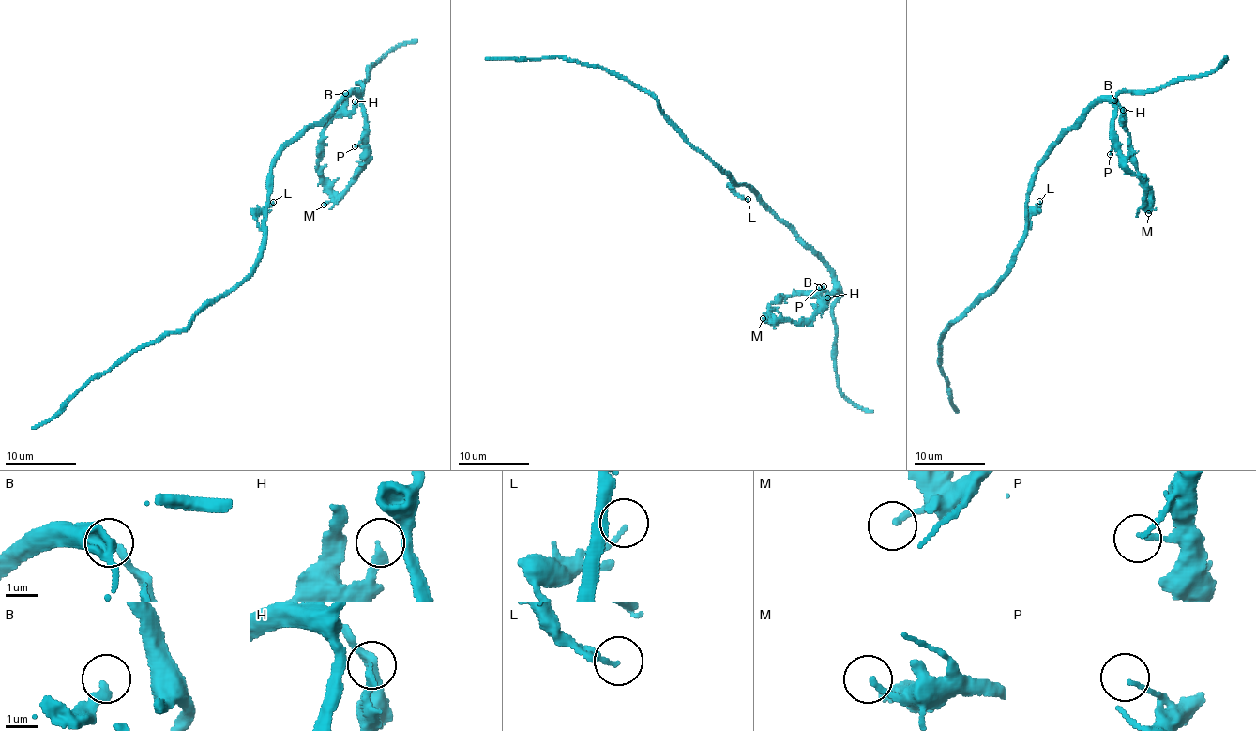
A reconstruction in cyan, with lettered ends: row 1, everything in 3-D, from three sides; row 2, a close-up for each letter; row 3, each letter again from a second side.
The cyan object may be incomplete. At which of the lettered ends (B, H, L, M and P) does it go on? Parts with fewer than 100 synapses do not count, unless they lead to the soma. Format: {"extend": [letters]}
{"extend": []}

